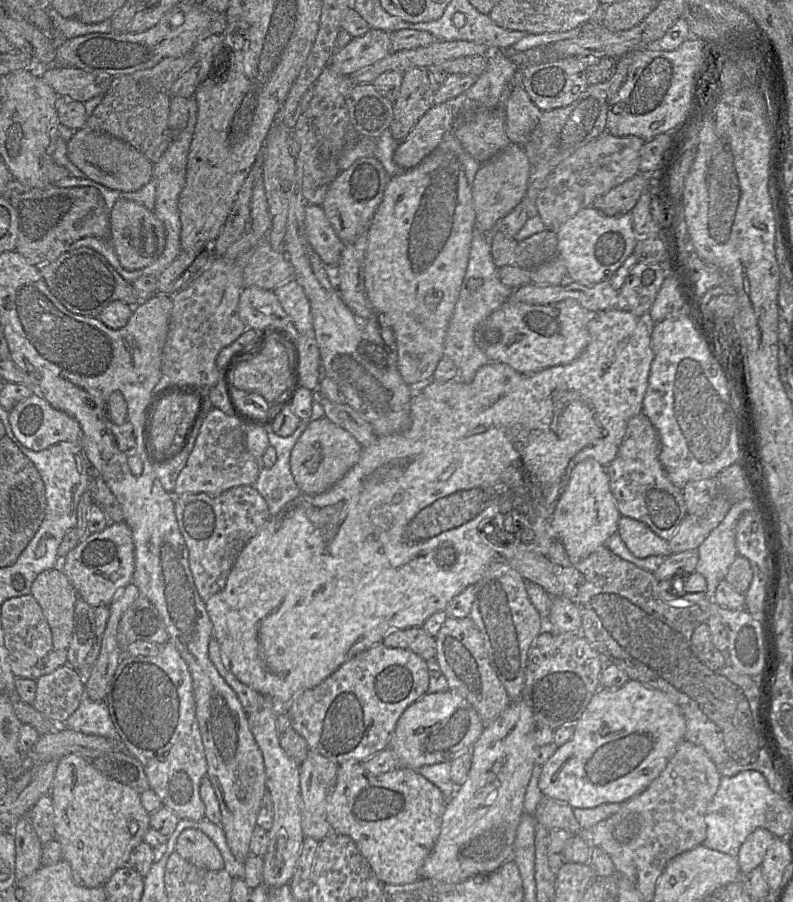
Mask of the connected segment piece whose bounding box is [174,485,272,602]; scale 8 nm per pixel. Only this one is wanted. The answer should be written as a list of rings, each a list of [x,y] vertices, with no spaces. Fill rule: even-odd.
[[[237,486],[219,495],[184,493],[174,496],[175,515],[189,553],[189,567],[199,596],[206,602],[222,591],[228,575],[244,546],[272,517],[264,498],[253,486]]]

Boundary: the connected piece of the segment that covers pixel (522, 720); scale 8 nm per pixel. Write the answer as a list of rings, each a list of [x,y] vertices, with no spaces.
[[[522,698],[512,701],[496,720],[484,726],[471,747],[471,766],[465,781],[457,787],[454,795],[447,799],[441,830],[433,849],[424,861],[421,878],[458,883],[478,874],[494,872],[506,861],[513,860],[514,841],[524,813],[524,797],[538,748],[536,729],[533,712]]]

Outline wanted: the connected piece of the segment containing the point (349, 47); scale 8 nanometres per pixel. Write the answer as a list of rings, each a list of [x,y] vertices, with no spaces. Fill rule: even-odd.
[[[370,29],[362,36],[353,37],[343,48],[337,49],[328,66],[338,74],[351,75],[391,52],[391,32]]]

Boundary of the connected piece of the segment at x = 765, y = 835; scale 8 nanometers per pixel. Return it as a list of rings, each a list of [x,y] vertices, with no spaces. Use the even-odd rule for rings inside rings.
[[[766,828],[755,829],[746,838],[739,849],[737,860],[741,874],[751,872],[761,866],[767,849],[776,837]]]

